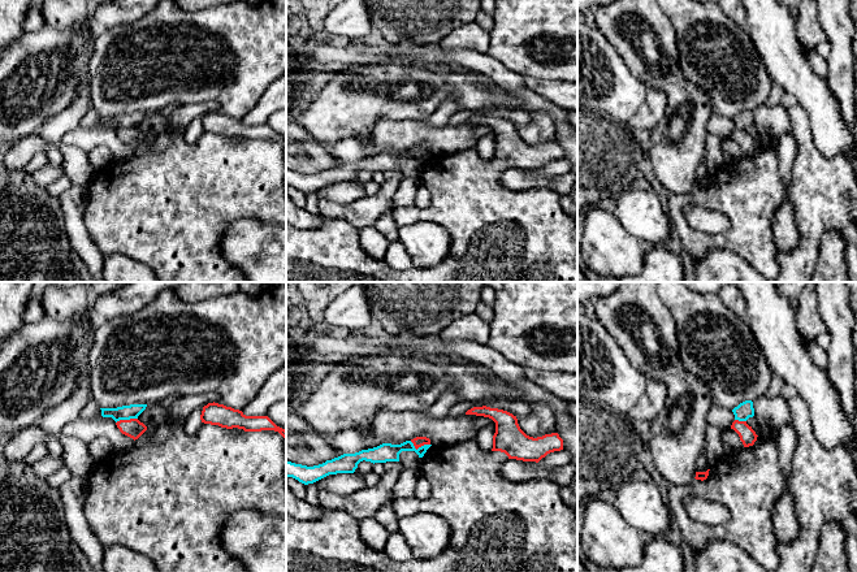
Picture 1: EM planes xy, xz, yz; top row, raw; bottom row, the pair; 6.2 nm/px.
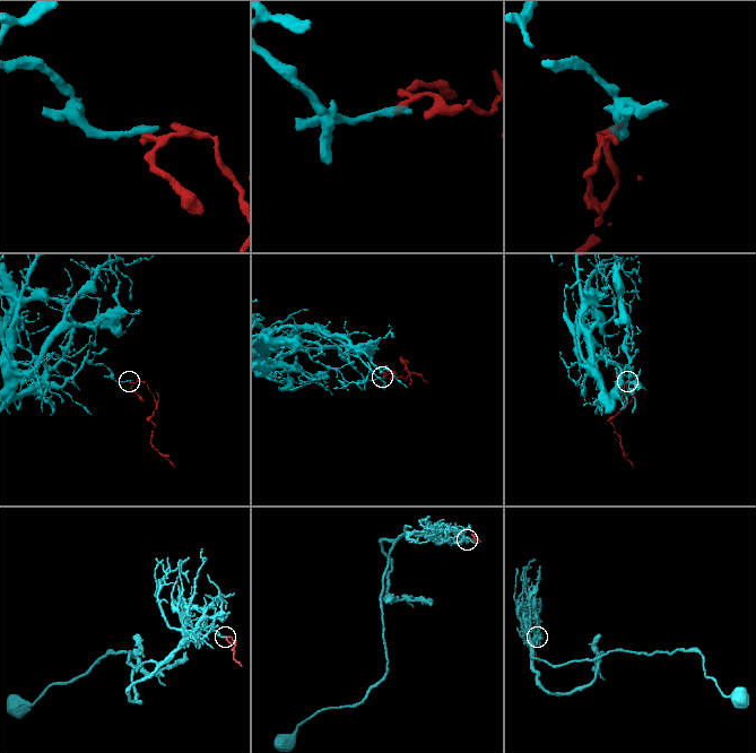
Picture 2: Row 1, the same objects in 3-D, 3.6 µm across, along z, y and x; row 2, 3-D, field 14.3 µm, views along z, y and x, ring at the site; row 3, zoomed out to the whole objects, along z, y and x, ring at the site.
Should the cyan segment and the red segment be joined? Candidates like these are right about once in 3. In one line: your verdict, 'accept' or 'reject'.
reject

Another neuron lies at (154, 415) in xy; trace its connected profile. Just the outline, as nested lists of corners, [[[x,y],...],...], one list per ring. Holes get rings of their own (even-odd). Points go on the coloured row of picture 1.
[[[208,394],[181,395],[169,406],[160,403],[148,404],[146,410],[138,416],[138,420],[147,428],[156,428],[159,425],[170,424],[176,420],[186,420],[199,407],[204,407],[211,402]]]

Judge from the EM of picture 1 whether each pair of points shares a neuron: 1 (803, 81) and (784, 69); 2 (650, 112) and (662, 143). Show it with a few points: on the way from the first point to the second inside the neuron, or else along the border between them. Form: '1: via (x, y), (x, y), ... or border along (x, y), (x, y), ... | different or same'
1: via (799, 78), (788, 69) | same
2: border along (666, 96), (665, 115), (650, 131) | different

